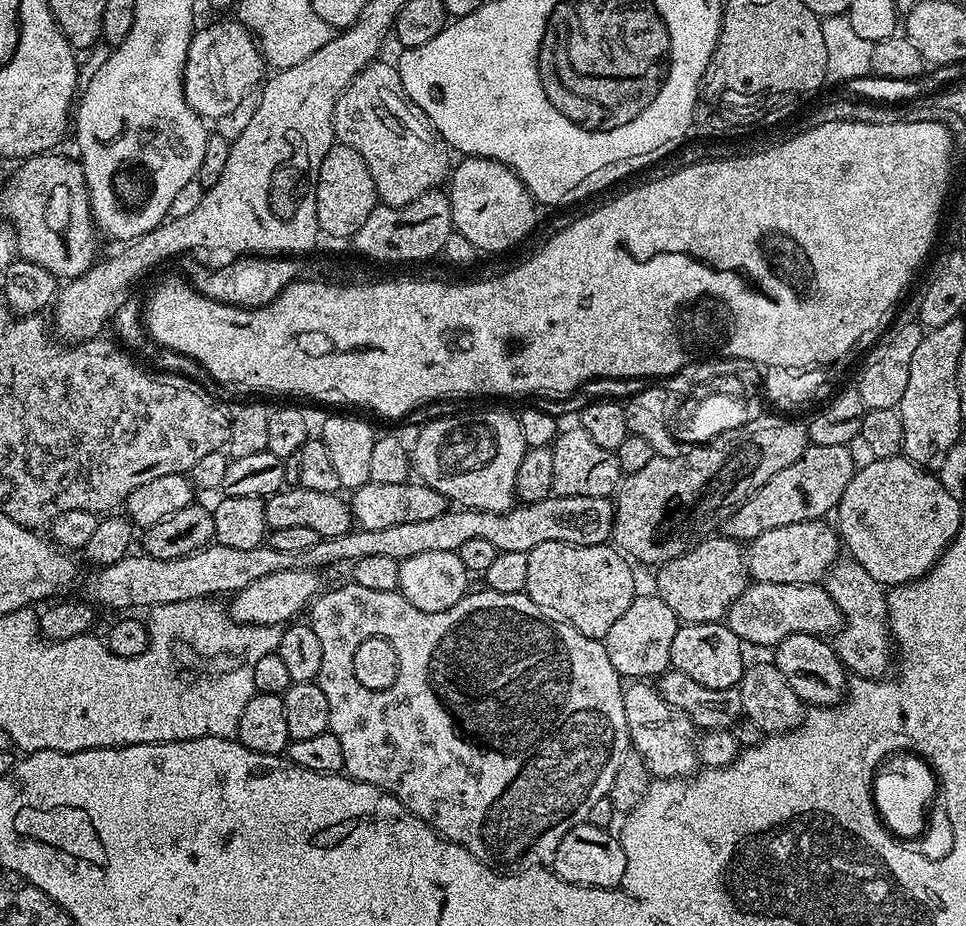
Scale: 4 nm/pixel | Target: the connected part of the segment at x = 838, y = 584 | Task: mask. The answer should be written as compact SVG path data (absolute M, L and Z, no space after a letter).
M840 558L829 568L822 587L828 591L830 598L834 598L842 617L843 627L835 637L834 647L845 669L856 678L883 677L888 663L894 660L888 631L888 592L885 585L870 578L856 560Z

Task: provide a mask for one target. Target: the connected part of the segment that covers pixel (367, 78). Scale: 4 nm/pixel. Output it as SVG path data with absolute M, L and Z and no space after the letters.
M379 62L366 65L338 98L333 110L333 126L335 139L358 150L358 154L362 154L362 158L370 166L379 203L401 208L414 202L414 198L439 189L449 179L448 144L437 134L428 115L406 94L397 66Z

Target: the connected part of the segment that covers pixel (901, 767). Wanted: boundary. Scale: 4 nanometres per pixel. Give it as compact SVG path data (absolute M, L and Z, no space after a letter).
M894 754L880 766L873 780L876 812L892 835L908 840L923 830L928 806L937 790L935 773L923 759L915 754Z

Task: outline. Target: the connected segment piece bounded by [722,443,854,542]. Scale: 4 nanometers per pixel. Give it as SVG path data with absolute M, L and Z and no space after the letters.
M809 443L802 458L790 462L790 466L786 466L786 470L778 470L778 474L774 474L774 478L770 478L770 482L766 482L766 486L758 486L758 490L754 490L754 494L750 494L750 498L746 498L746 502L742 502L742 506L738 506L736 513L730 518L726 518L726 522L722 526L723 535L737 542L747 542L758 538L758 534L766 534L766 530L775 530L777 526L794 526L794 522L824 520L827 512L829 515L839 504L842 494L850 482L854 471L852 450L847 444L818 446Z

